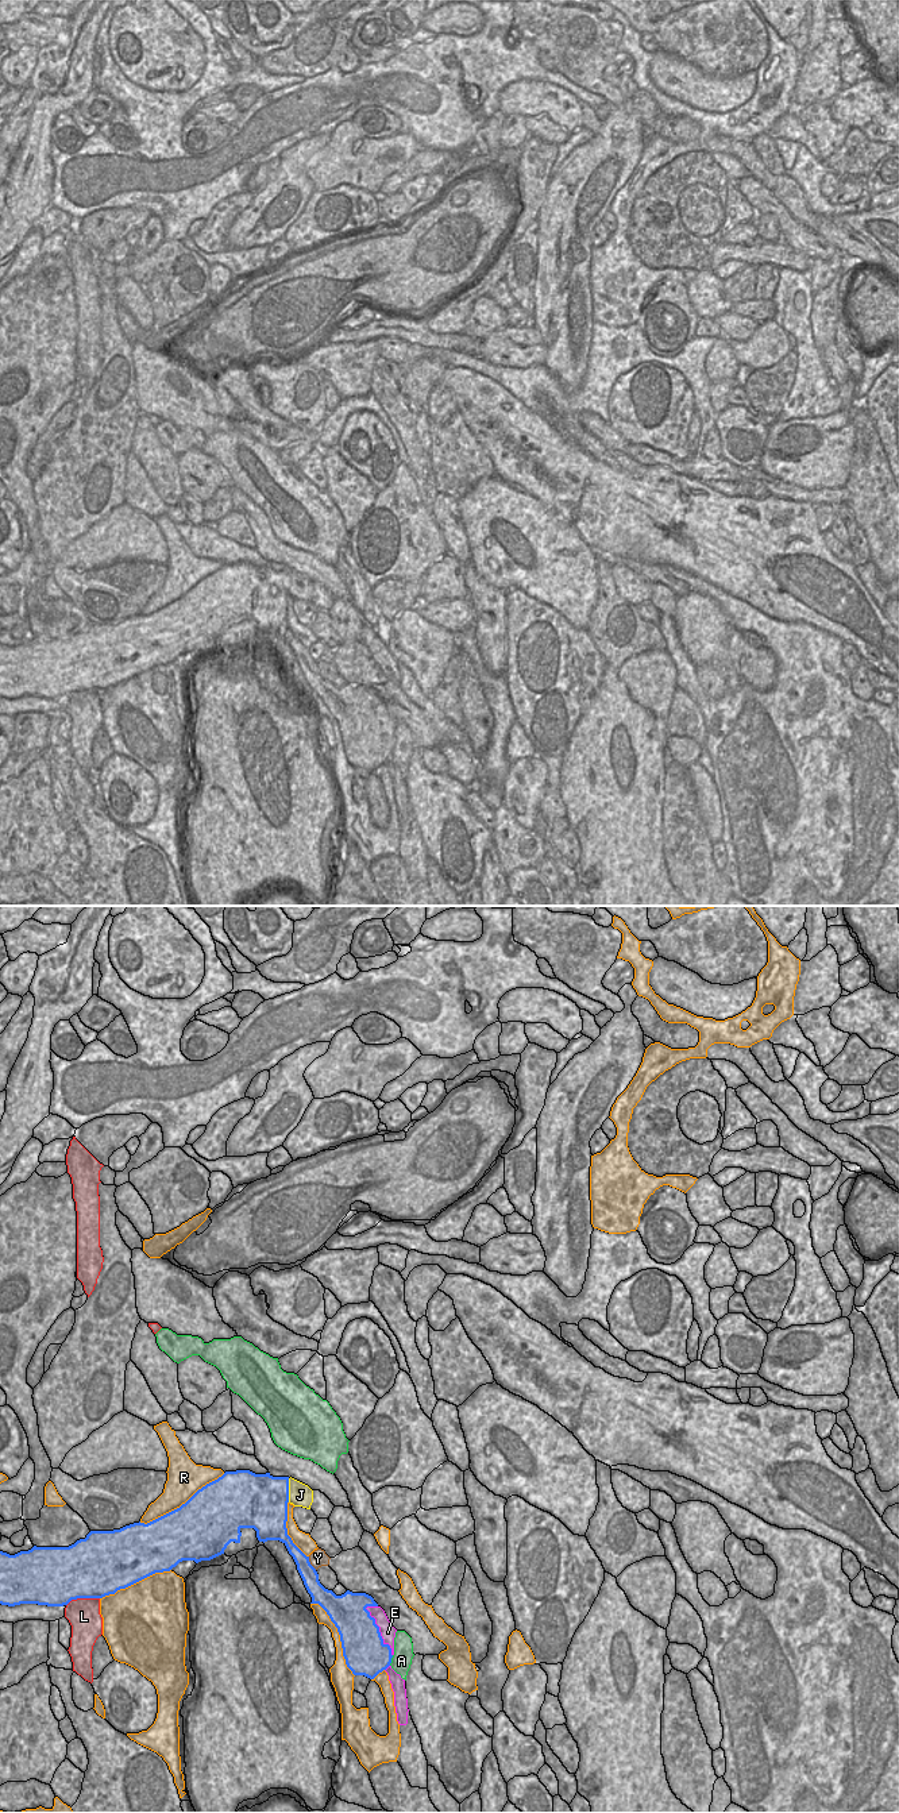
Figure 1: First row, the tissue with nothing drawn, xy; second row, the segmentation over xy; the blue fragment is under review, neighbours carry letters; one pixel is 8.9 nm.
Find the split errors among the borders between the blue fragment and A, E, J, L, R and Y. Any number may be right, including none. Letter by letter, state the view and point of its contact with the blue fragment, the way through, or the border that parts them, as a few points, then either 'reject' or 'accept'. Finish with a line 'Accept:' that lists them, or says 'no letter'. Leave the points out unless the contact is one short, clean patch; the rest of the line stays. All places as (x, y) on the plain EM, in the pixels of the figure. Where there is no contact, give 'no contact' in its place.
A: contact xy (390, 753); reject
E: contact xy (378, 724); reject
J: contact xy (288, 583); reject
L: contact xy (83, 690); reject
R: contact xy (182, 597); reject
Y: contact xy (309, 656); border xy (308, 650), (308, 654), (316, 662); reject
Accept: no letter

